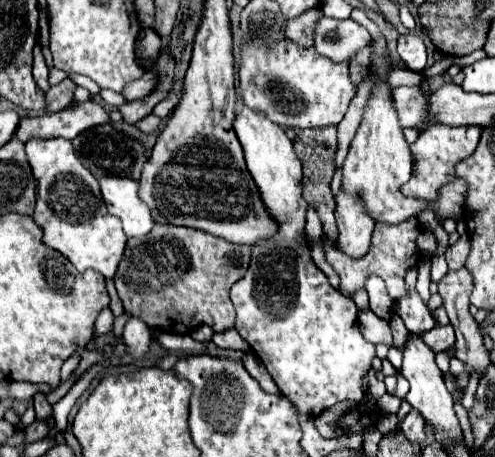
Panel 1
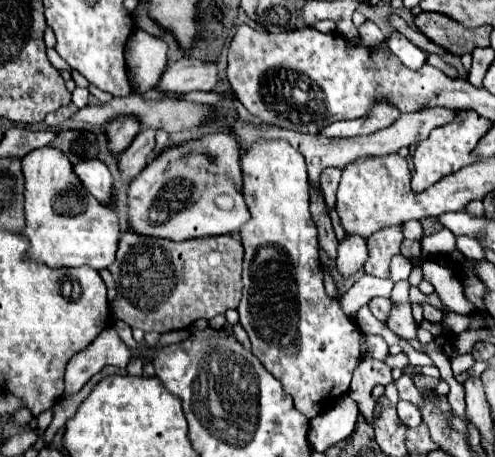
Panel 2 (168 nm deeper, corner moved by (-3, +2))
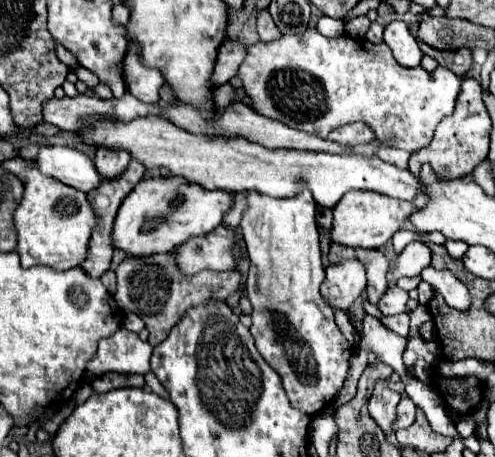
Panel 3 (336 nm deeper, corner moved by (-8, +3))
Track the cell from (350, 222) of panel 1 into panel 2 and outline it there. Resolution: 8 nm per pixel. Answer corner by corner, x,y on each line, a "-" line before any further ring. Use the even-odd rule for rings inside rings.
347,233
345,239
341,239
339,243
339,255
335,263
337,263
339,273
343,273
343,277
349,277
363,267
367,257
369,257
367,239
355,233

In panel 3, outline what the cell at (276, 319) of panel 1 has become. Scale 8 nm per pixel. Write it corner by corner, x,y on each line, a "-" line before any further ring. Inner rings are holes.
308,190
298,194
296,198
286,198
286,200
264,198
260,194
246,194
246,198
248,198
248,210
242,218
240,228
250,256
250,272
246,282
246,296
254,306
250,332
256,340
256,348
262,354
262,358
268,362
268,366
272,366
280,374
290,404
296,410
314,416
320,410
324,410
334,400
336,392
342,388
352,356
352,346
338,330
332,308
326,306
326,302
320,296
320,284
324,282
324,268
320,262
318,226
314,220
316,204
312,202

